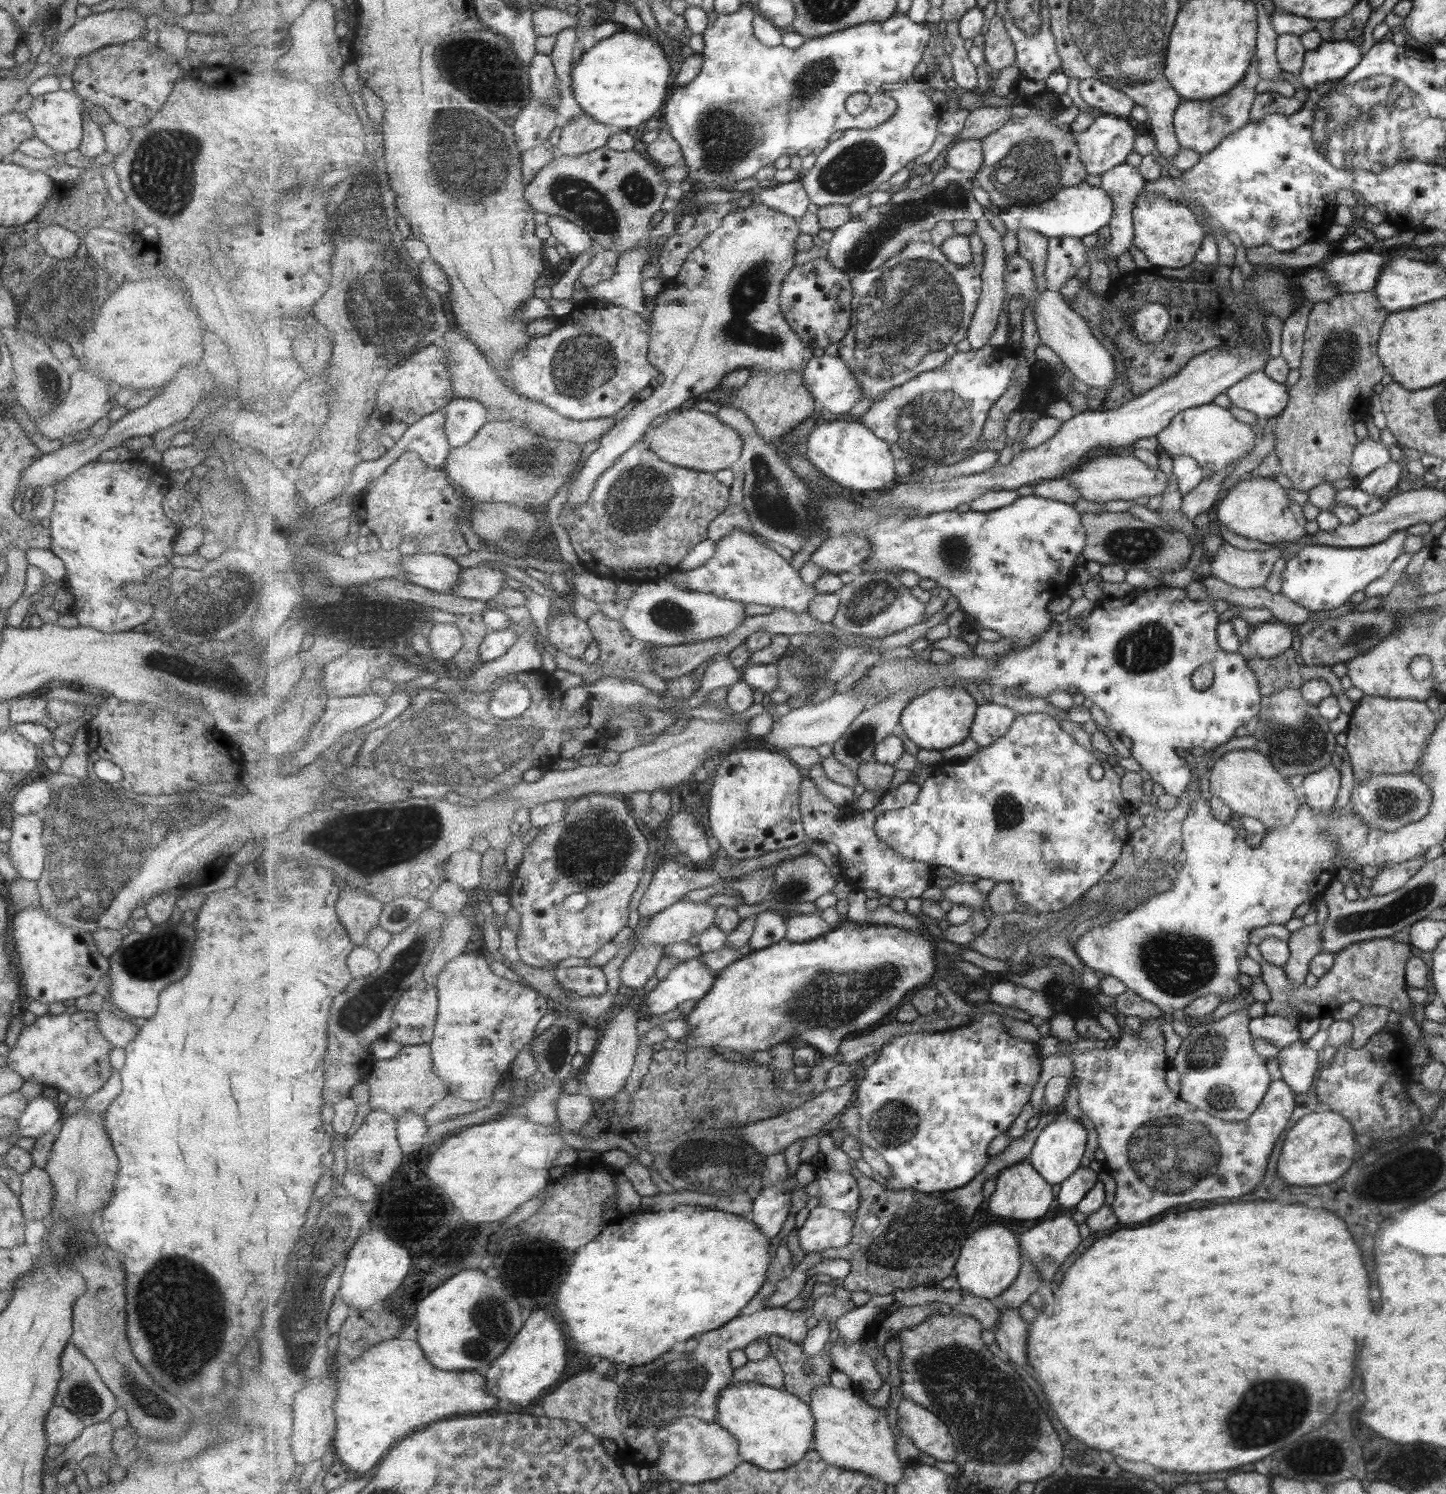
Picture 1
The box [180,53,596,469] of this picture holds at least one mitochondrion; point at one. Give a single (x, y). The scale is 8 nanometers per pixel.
(460, 174)

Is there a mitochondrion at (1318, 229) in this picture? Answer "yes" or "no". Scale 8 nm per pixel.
no

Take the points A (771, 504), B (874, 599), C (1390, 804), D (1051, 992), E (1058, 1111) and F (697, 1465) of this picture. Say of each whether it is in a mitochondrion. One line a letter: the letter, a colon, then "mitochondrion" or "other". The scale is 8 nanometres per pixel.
A: mitochondrion
B: mitochondrion
C: mitochondrion
D: other
E: other
F: other

